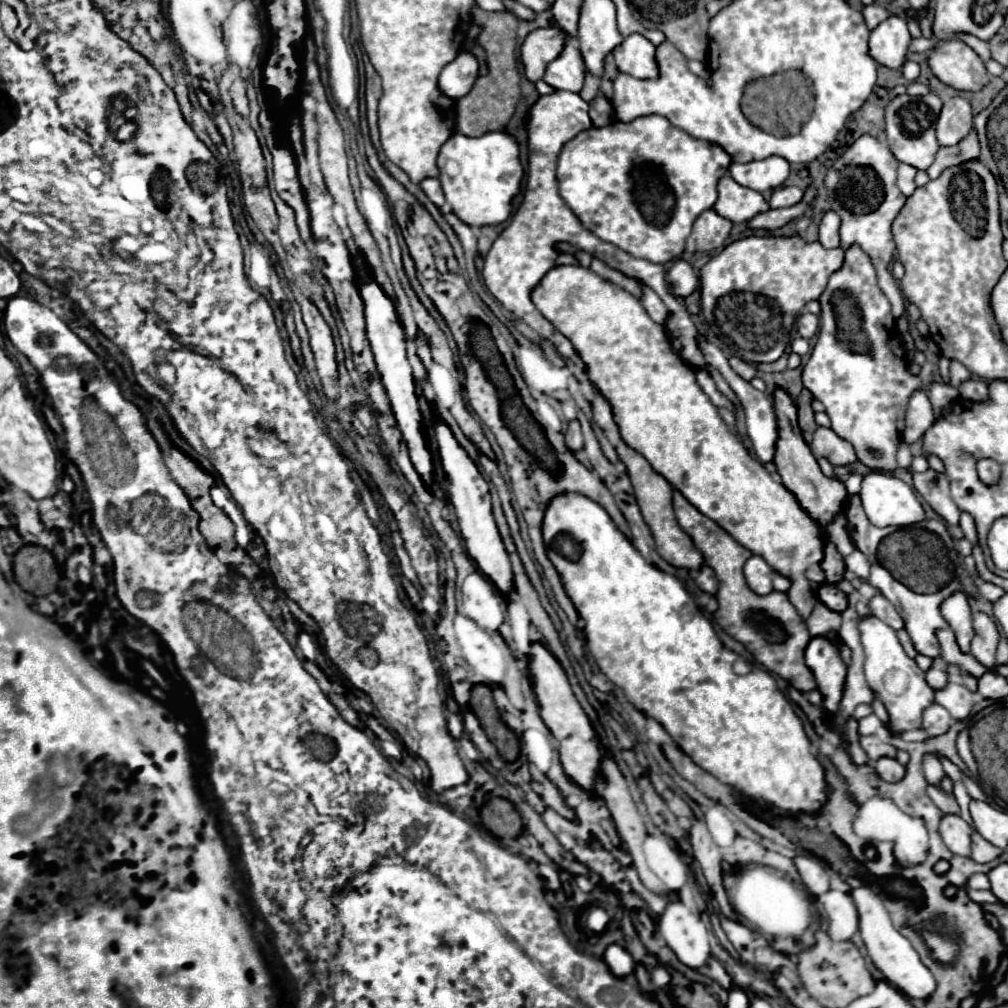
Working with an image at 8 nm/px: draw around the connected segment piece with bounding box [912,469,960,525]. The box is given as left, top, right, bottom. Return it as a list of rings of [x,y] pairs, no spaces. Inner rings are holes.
[[[928,469],[924,473],[914,473],[914,489],[922,495],[922,499],[950,525],[958,525],[960,509],[950,497],[950,481],[944,473]]]

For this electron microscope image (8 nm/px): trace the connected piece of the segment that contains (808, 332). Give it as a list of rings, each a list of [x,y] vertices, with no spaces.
[[[802,313],[802,315],[798,317],[798,321],[796,321],[796,327],[798,327],[798,333],[800,333],[804,339],[810,339],[810,337],[818,331],[820,319],[818,319],[818,315],[814,315],[814,313]]]

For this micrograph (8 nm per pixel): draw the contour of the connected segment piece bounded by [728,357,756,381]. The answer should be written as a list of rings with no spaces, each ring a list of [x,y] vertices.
[[[730,357],[728,361],[730,361],[730,367],[732,367],[732,369],[742,377],[742,379],[750,381],[752,377],[756,377],[756,367],[754,367],[754,365],[744,363],[744,361],[742,361],[742,359],[738,359],[738,357]]]

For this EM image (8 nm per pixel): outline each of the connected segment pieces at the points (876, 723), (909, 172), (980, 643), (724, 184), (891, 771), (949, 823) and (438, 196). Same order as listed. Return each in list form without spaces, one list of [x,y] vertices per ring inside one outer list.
[[[868,715],[868,717],[860,719],[858,723],[860,723],[860,727],[858,727],[860,735],[872,735],[882,727],[882,721],[878,717],[874,717],[874,715]]]
[[[900,163],[898,165],[898,187],[904,195],[912,195],[916,185],[914,185],[914,177],[916,177],[918,169],[912,167],[912,165],[906,165],[906,163]]]
[[[974,613],[972,621],[974,621],[974,633],[976,635],[972,639],[970,653],[982,665],[986,665],[988,669],[994,669],[994,665],[996,665],[994,655],[996,655],[996,645],[998,645],[998,639],[1000,639],[998,627],[992,621],[992,617],[986,615],[986,613]]]
[[[724,175],[718,181],[718,201],[714,209],[732,223],[742,223],[768,211],[770,205],[762,193],[738,185],[730,175]]]
[[[882,757],[876,761],[876,773],[884,779],[884,781],[898,781],[906,775],[906,767],[900,765],[896,759],[890,757]]]
[[[944,815],[940,821],[940,837],[956,855],[970,855],[970,825],[960,815]]]
[[[428,177],[428,179],[424,179],[424,181],[420,183],[420,187],[422,187],[422,191],[428,195],[428,199],[430,199],[434,205],[442,207],[442,203],[446,203],[442,185],[440,185],[440,181],[438,181],[436,177]]]

